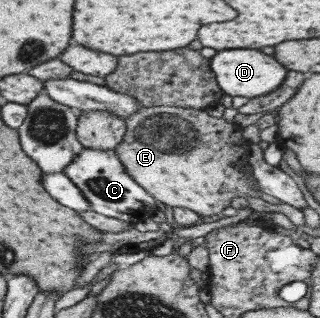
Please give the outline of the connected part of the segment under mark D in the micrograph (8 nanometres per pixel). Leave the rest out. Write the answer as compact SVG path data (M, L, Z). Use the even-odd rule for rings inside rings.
M248 48L221 50L216 52L210 61L219 87L232 97L246 96L254 99L277 90L282 80L286 78L286 68L282 68L282 64L276 62L272 55L262 54L260 50L248 50Z

